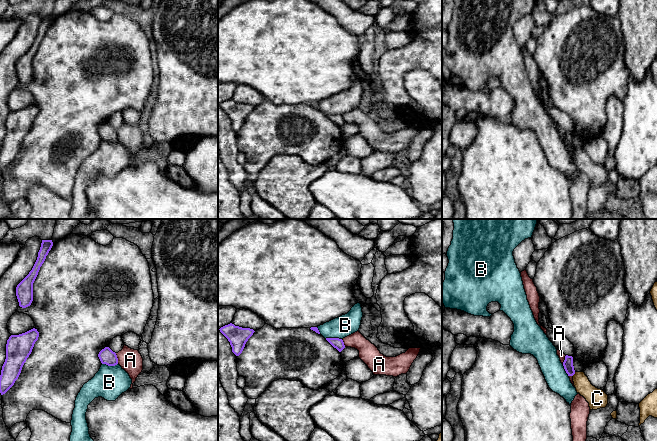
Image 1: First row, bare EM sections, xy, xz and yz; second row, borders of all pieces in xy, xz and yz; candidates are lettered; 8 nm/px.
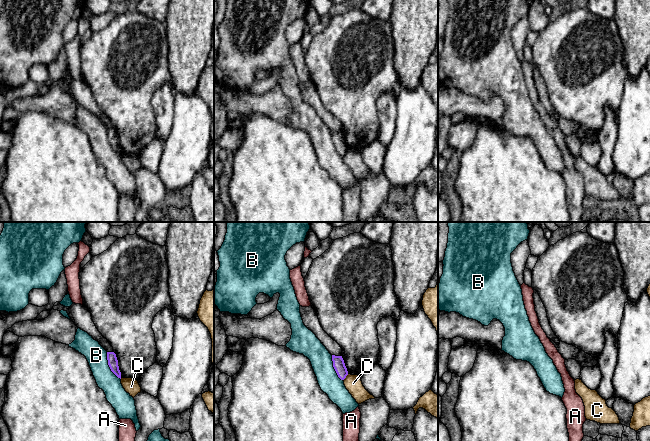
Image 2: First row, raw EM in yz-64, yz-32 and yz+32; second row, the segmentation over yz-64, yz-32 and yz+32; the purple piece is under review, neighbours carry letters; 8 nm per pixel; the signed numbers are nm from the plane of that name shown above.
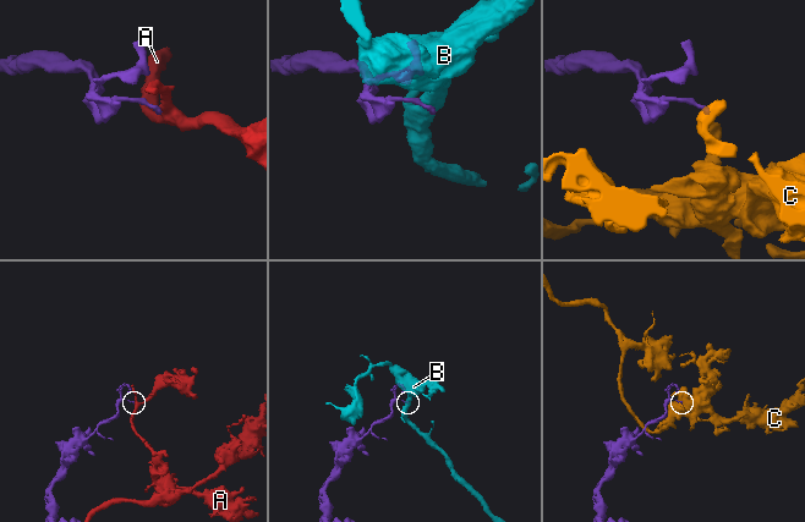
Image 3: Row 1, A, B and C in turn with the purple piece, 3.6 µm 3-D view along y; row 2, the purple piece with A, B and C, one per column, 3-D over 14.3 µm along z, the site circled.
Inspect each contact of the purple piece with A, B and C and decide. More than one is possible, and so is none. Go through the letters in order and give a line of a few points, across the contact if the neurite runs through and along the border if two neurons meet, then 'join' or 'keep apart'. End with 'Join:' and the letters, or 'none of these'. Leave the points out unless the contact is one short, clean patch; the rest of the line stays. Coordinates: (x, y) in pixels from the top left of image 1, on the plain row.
A: line xy (115, 129), (118, 139); keep apart
B: keep apart
C: line yz (575, 148), (572, 151); keep apart
Join: none of these

